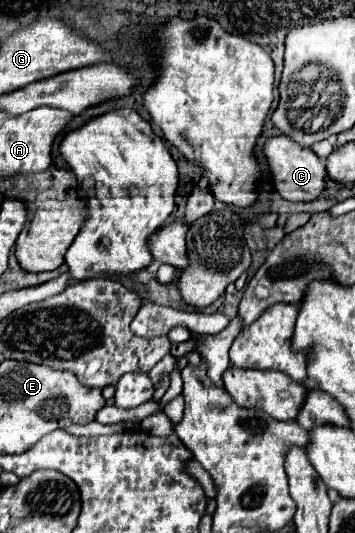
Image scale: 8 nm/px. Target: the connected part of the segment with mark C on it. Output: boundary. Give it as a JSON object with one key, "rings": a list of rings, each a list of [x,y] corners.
{"rings":[[[276,136],[264,144],[264,156],[268,158],[274,176],[274,188],[282,198],[290,202],[308,202],[316,200],[324,192],[328,172],[324,162],[320,162],[320,158],[310,148],[300,148],[288,136]]]}

